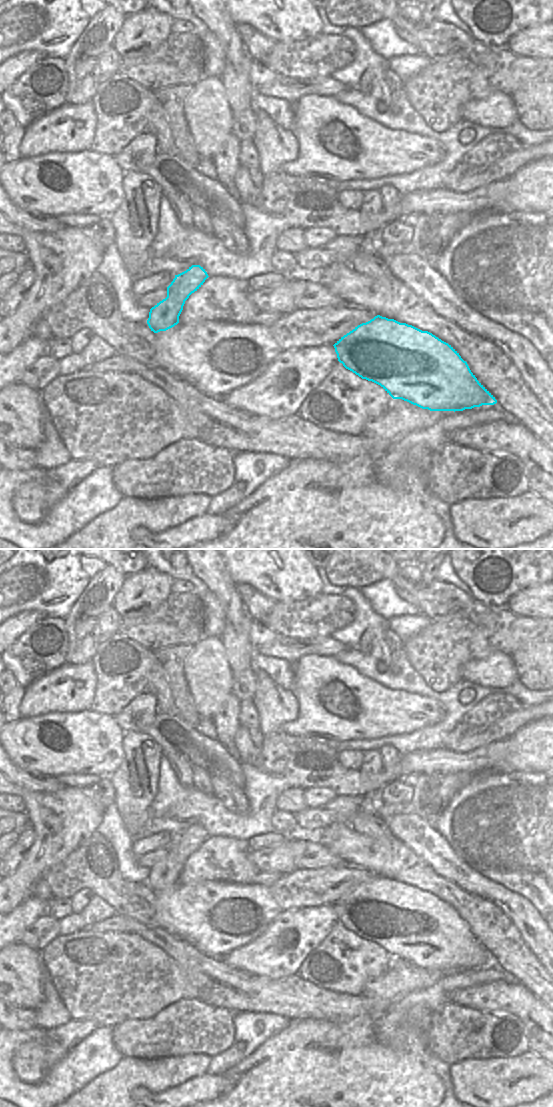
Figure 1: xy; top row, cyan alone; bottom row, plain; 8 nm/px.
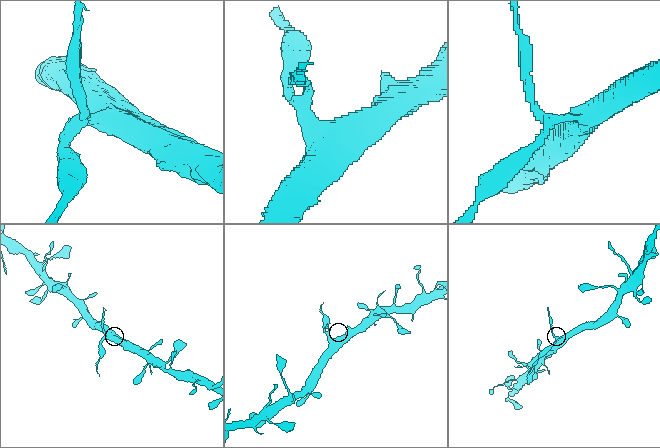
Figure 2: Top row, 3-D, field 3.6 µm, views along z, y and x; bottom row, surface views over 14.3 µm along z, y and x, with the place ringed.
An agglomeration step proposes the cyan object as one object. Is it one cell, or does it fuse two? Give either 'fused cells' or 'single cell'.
fused cells

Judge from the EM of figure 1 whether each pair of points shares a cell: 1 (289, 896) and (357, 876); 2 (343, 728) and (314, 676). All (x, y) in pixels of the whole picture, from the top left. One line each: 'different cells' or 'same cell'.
1: same cell
2: same cell

